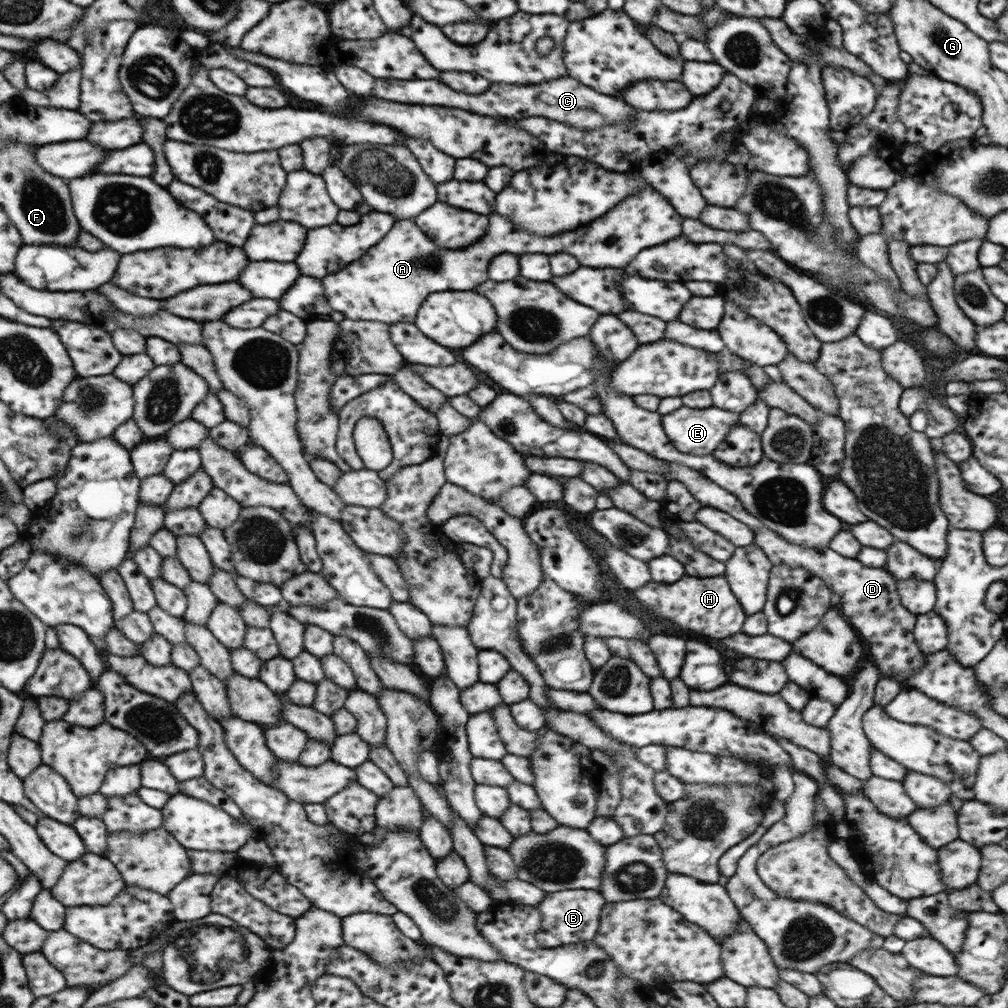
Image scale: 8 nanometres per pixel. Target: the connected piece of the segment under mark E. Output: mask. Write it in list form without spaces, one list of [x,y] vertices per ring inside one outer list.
[[[682,405],[678,410],[662,416],[664,432],[670,443],[684,454],[694,456],[706,456],[713,452],[724,442],[727,434],[735,424],[739,424],[739,414],[718,407],[706,408],[706,410],[690,410]]]

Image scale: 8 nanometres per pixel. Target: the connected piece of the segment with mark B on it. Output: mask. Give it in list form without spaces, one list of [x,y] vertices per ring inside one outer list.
[[[578,889],[546,893],[535,906],[542,916],[541,928],[536,931],[537,944],[542,948],[556,948],[593,939],[600,926],[600,915],[605,904],[602,893],[597,890]]]

